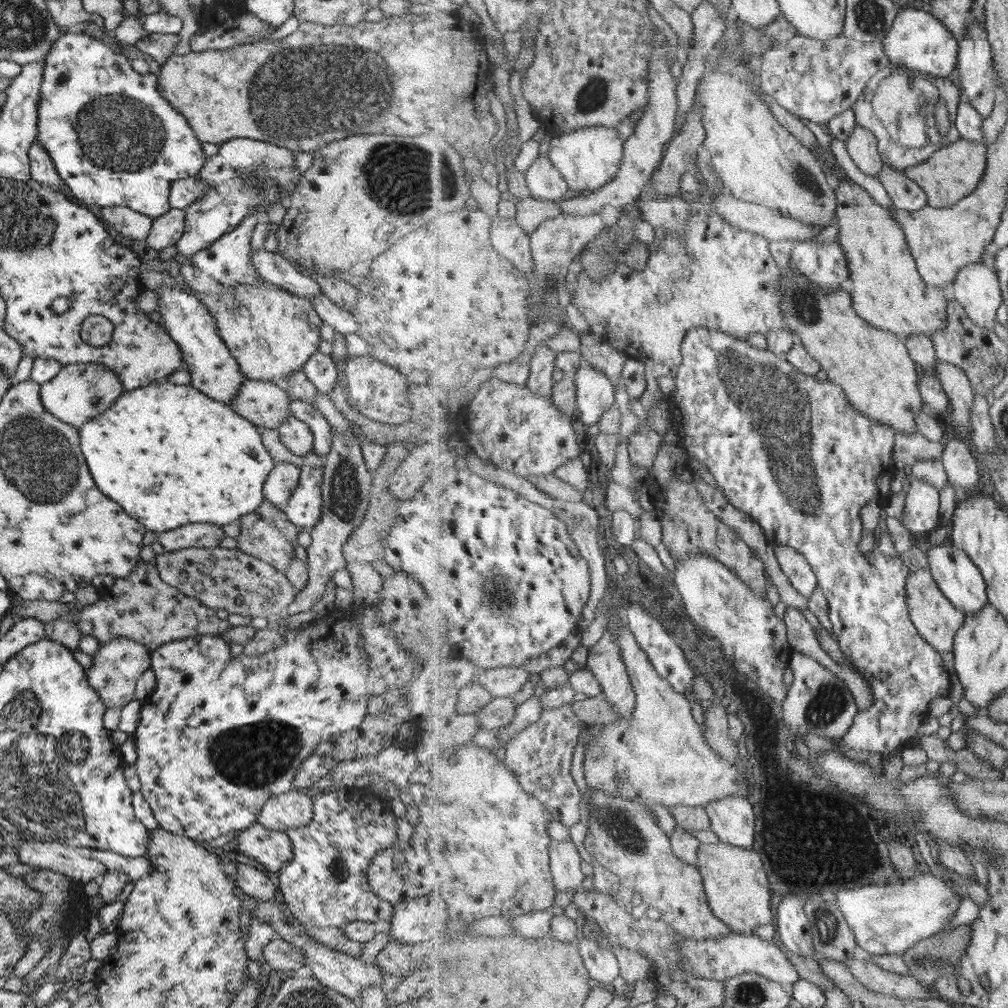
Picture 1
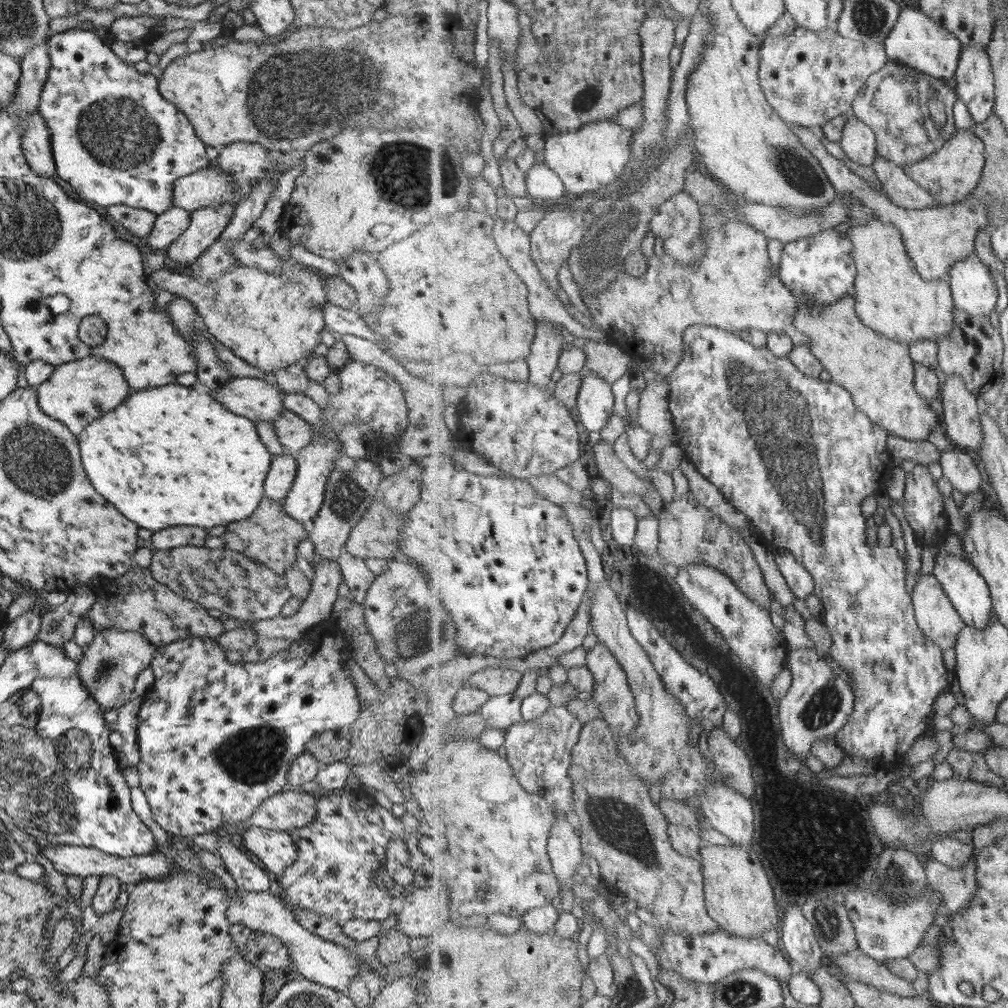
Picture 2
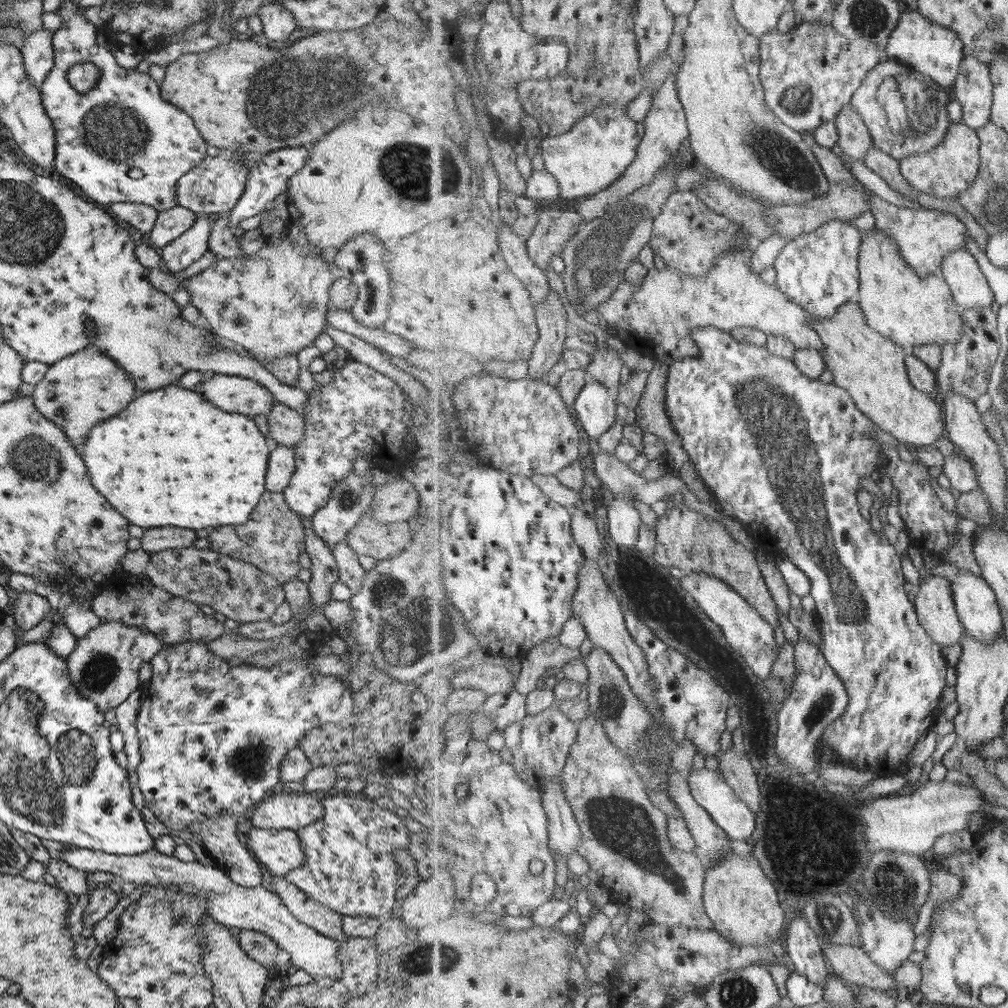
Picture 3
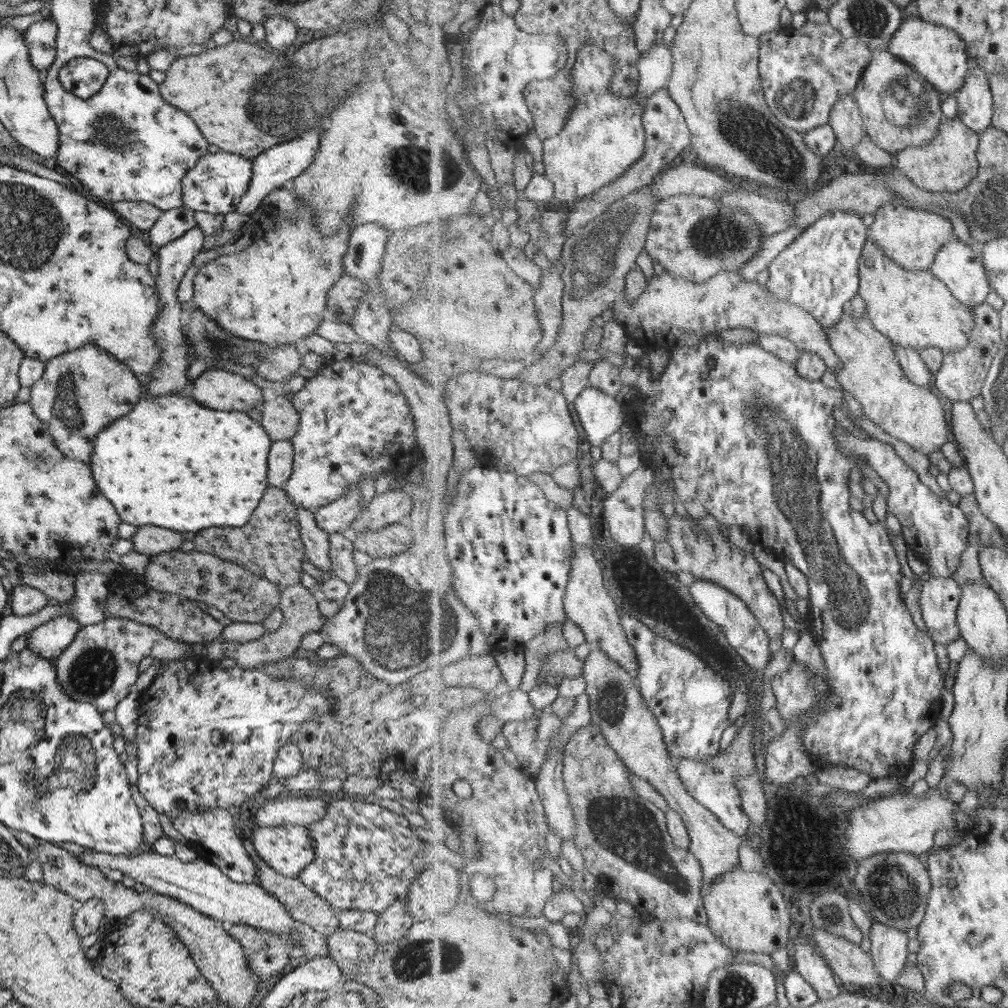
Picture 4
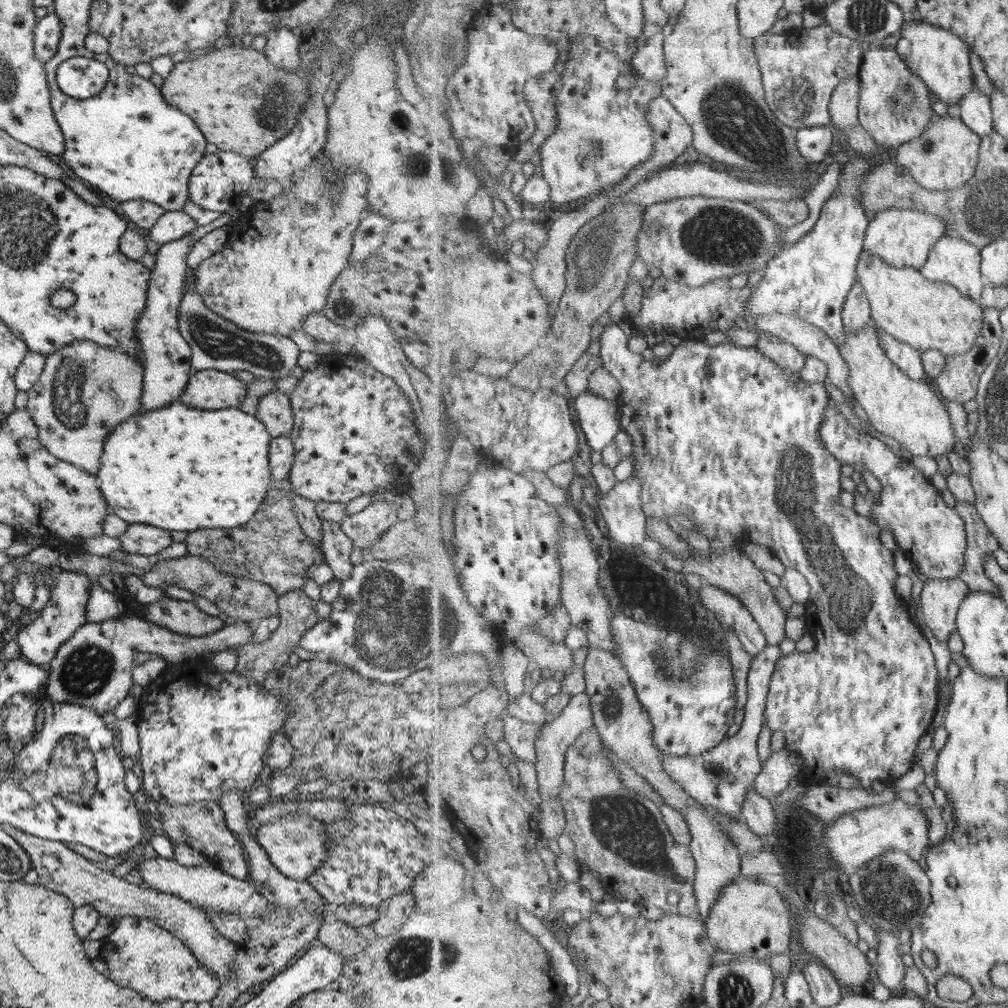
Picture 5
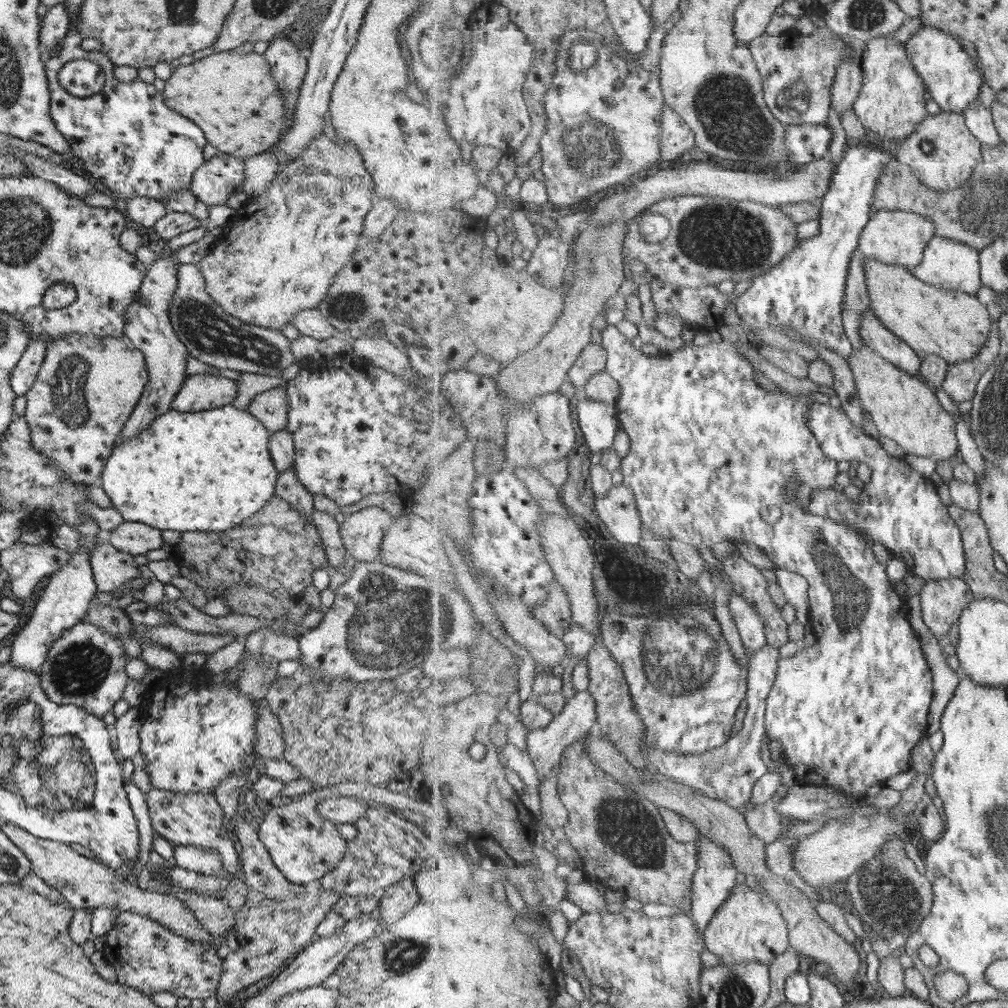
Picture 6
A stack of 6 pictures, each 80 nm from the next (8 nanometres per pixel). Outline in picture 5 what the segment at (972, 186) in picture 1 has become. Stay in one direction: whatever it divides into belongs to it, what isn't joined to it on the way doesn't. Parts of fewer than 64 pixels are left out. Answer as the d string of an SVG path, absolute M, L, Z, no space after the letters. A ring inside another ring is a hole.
M957 112L937 115L928 129L911 142L896 149L899 165L908 169L908 173L925 189L934 192L946 192L951 189L967 189L976 175L980 161L982 138L959 116Z

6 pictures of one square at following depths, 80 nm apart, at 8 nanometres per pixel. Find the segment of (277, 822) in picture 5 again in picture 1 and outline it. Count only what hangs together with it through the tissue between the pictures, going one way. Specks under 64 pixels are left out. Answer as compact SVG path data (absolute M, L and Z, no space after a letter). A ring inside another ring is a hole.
M257 823L239 832L232 847L235 854L264 872L276 873L292 859L289 838L280 831L269 831Z

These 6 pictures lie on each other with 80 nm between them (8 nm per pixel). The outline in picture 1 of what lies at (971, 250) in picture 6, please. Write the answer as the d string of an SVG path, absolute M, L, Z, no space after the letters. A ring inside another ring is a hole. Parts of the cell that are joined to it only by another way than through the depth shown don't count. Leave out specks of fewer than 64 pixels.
M982 262L959 271L953 283L954 298L967 311L973 322L993 331L997 310L1004 302L997 272Z

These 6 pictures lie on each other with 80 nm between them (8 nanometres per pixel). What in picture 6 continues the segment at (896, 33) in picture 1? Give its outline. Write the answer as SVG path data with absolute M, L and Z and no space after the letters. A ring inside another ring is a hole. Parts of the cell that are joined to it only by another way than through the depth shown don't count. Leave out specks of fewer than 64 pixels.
M923 24L922 27L906 42L907 54L914 63L915 70L922 75L931 98L940 104L944 111L963 113L981 94L981 69L977 69L975 59L971 58L954 35Z

